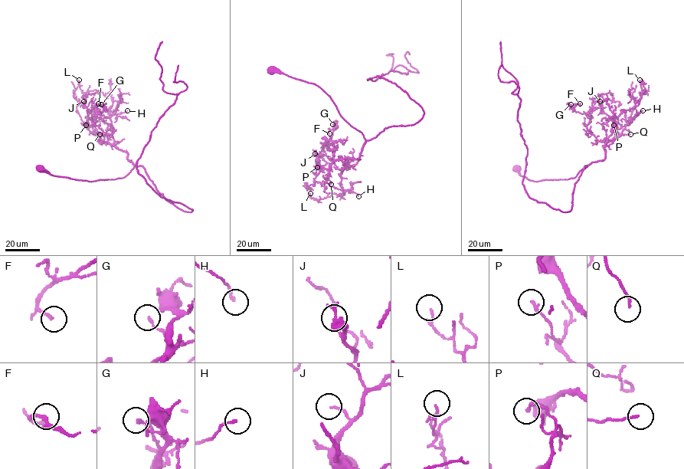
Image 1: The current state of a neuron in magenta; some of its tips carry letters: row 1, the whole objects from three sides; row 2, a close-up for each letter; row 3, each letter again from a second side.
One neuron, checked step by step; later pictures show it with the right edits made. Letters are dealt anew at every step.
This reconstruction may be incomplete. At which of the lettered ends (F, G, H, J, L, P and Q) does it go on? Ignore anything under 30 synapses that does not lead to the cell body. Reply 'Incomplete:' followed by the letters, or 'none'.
Incomplete: none

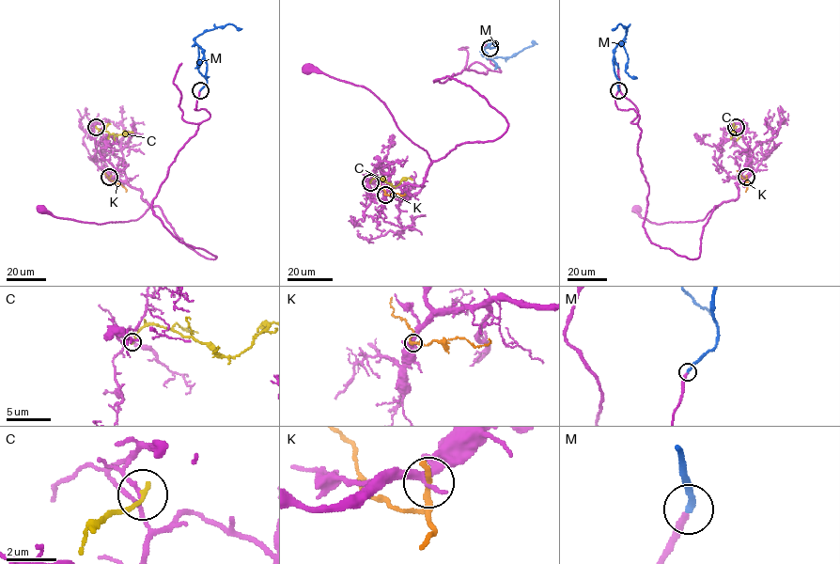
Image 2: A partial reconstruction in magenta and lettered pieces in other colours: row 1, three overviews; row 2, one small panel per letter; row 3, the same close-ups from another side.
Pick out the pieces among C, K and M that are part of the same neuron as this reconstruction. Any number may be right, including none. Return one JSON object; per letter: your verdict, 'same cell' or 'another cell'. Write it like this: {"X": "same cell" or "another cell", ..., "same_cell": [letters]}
{"C": "another cell", "K": "another cell", "M": "same cell", "same_cell": ["M"]}

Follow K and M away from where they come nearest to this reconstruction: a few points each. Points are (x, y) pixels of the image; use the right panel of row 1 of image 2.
K: (746, 177), (745, 192)
M: (618, 90), (614, 50), (626, 35), (627, 27), (619, 23), (614, 28)

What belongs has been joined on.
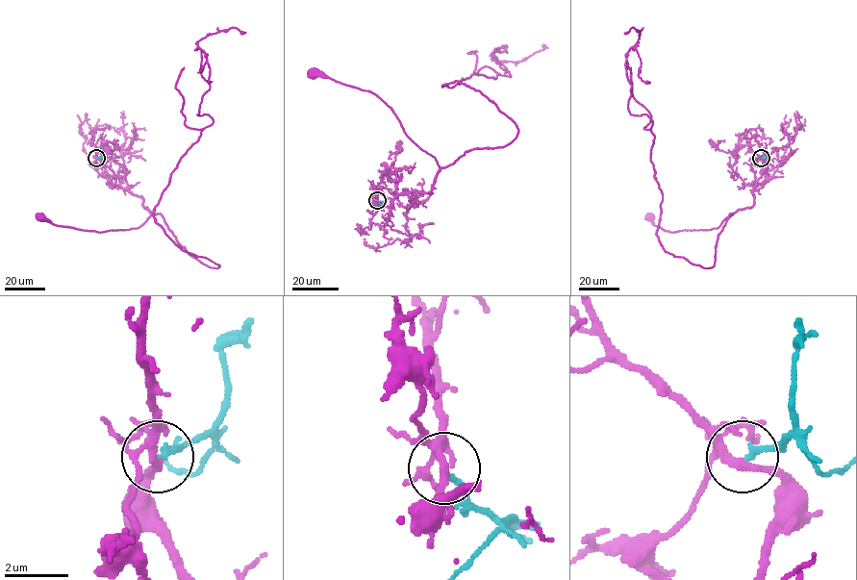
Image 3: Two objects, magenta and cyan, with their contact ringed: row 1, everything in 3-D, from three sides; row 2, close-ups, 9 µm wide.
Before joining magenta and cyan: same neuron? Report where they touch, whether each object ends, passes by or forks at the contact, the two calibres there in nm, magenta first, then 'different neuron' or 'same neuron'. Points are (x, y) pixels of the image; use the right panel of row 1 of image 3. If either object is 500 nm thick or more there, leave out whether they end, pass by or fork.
at (761, 158); magenta forks there; cyan ends there; 200 nm thick on the magenta side, 180 nm on the other; same neuron

